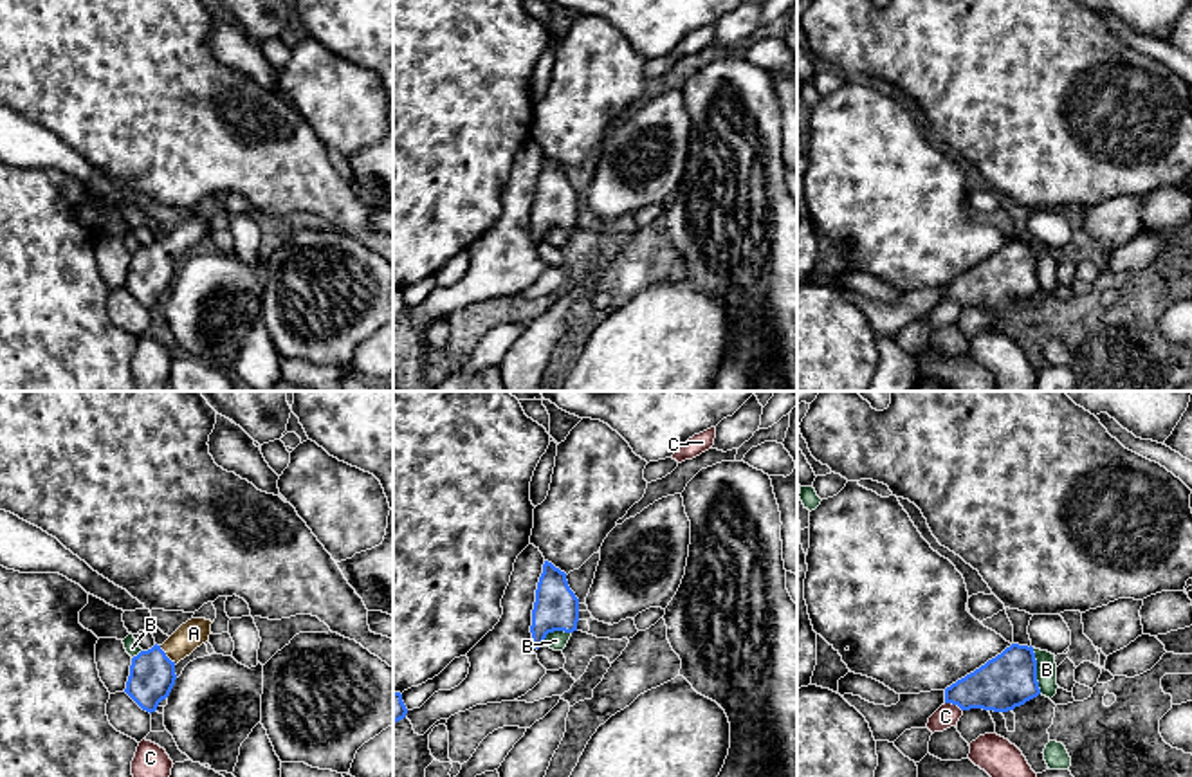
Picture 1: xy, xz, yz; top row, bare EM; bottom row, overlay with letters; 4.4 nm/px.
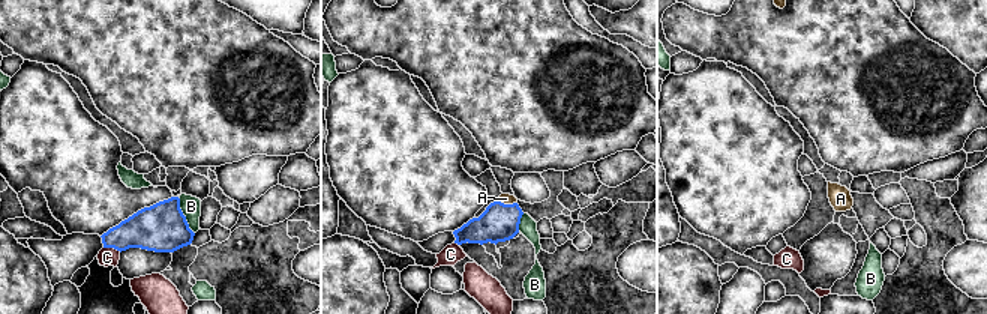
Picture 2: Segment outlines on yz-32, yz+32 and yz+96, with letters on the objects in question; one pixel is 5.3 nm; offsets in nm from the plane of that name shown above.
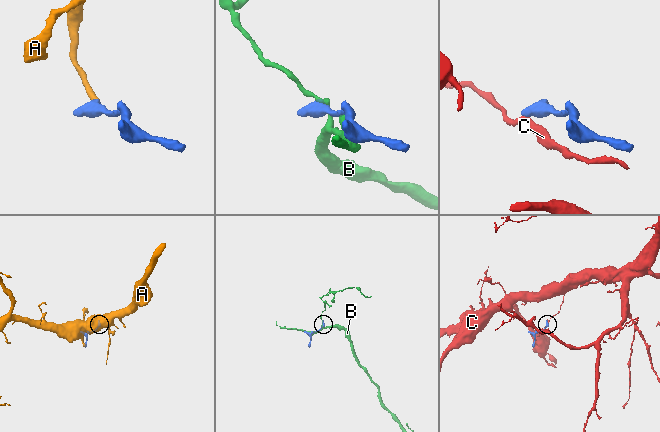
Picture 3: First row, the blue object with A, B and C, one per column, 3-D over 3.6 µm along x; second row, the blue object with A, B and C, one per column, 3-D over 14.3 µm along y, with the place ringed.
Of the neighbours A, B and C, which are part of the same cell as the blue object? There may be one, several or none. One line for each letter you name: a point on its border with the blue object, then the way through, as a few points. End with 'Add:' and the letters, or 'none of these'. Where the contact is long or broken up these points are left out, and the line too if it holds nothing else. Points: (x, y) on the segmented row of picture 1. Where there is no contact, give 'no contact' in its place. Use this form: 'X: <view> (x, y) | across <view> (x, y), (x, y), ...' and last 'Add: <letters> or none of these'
A: xy (165, 655) | across xy (152, 675), (165, 655), (193, 633)
Add: A

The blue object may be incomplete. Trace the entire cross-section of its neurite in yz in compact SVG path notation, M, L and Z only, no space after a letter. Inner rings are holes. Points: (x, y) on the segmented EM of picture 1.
M1012 644L945 689L945 703L961 710L1008 712L1041 694L1033 647Z

